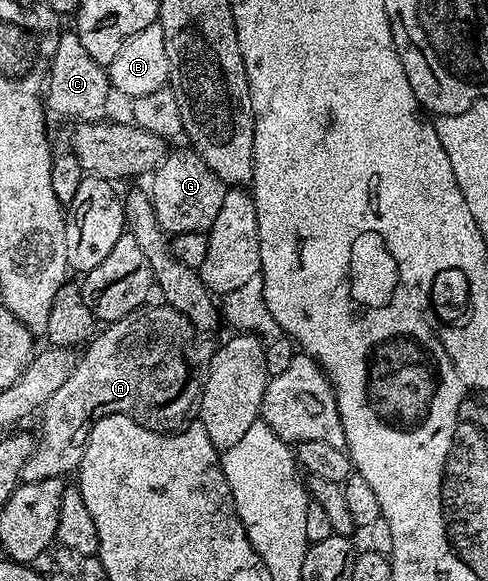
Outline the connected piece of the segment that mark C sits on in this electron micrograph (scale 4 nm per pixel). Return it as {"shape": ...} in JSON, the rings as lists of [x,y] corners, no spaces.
{"shape":[[[63,32],[58,38],[56,55],[50,63],[50,76],[44,90],[44,104],[51,114],[75,117],[78,123],[95,123],[107,116],[106,100],[112,94],[112,86],[107,70],[80,43],[77,32]]]}

